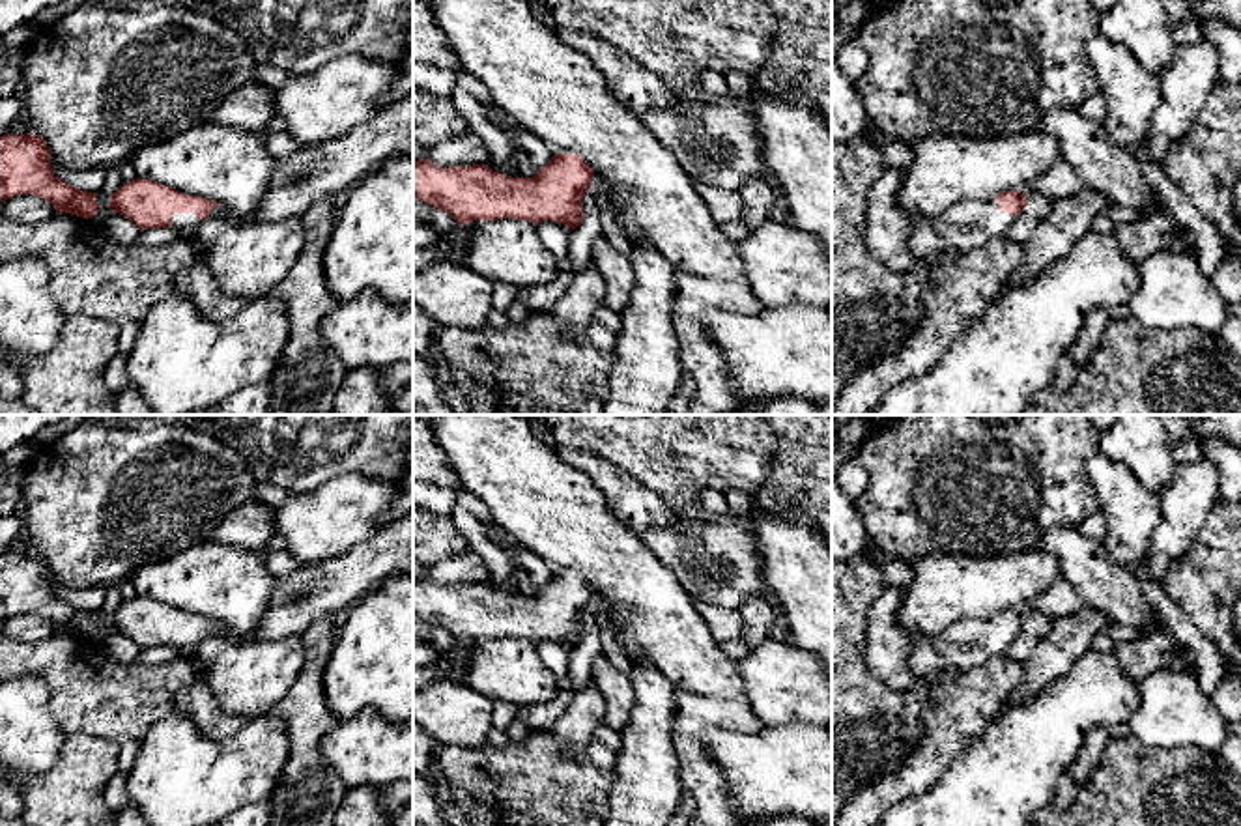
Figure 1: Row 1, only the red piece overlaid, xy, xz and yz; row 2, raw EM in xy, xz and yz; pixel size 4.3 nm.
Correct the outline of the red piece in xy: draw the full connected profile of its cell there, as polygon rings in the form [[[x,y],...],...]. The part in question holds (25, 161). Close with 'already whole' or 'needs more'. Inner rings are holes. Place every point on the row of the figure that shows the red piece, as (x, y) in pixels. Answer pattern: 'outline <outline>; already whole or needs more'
outline [[[37,135],[0,136],[0,200],[34,194],[54,206],[56,213],[92,219],[97,211],[95,194],[58,179],[50,168],[50,151]]]; already whole

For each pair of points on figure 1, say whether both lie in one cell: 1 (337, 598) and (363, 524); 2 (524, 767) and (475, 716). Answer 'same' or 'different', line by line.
1: different
2: different

